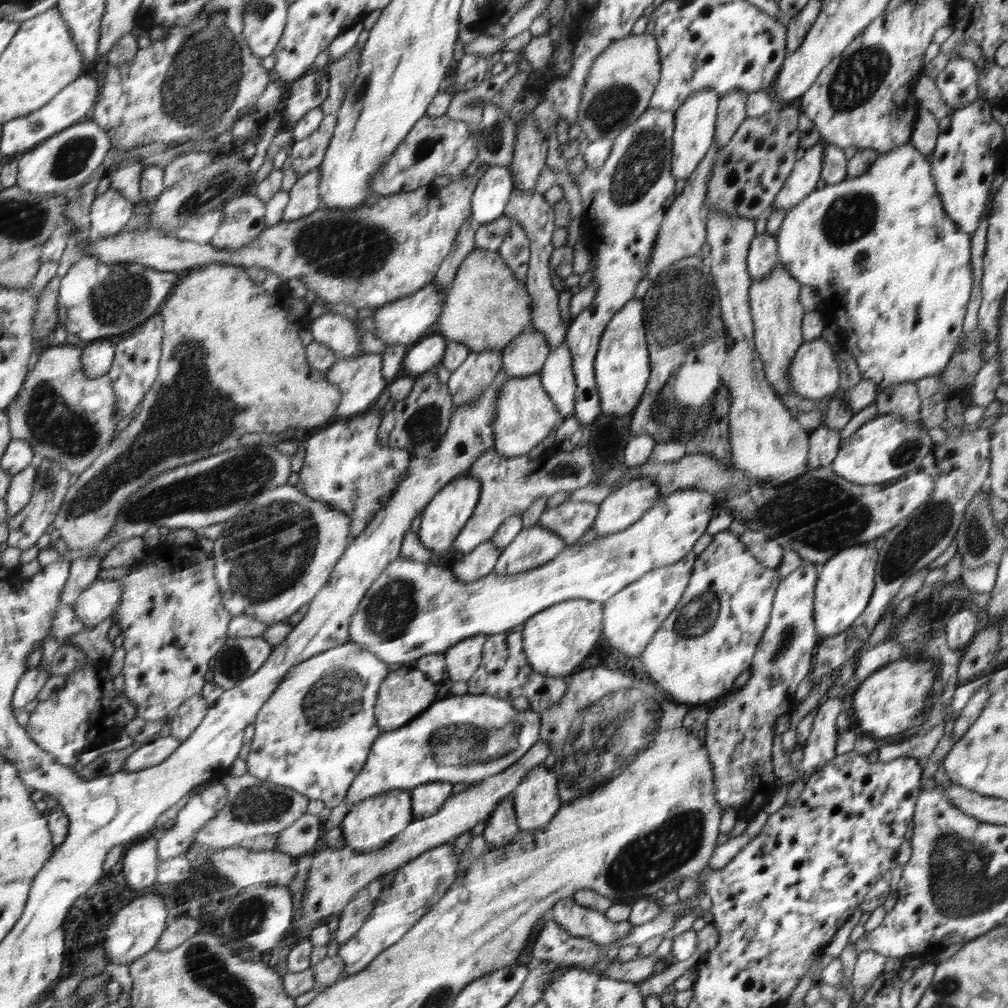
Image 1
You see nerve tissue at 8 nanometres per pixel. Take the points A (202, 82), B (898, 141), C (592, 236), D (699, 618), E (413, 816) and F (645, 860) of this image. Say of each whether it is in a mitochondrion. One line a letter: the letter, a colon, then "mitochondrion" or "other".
A: mitochondrion
B: other
C: other
D: mitochondrion
E: other
F: mitochondrion

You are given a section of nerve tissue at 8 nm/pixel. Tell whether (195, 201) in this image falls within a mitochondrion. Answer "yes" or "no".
yes

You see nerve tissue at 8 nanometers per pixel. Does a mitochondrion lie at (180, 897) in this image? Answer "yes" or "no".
no

